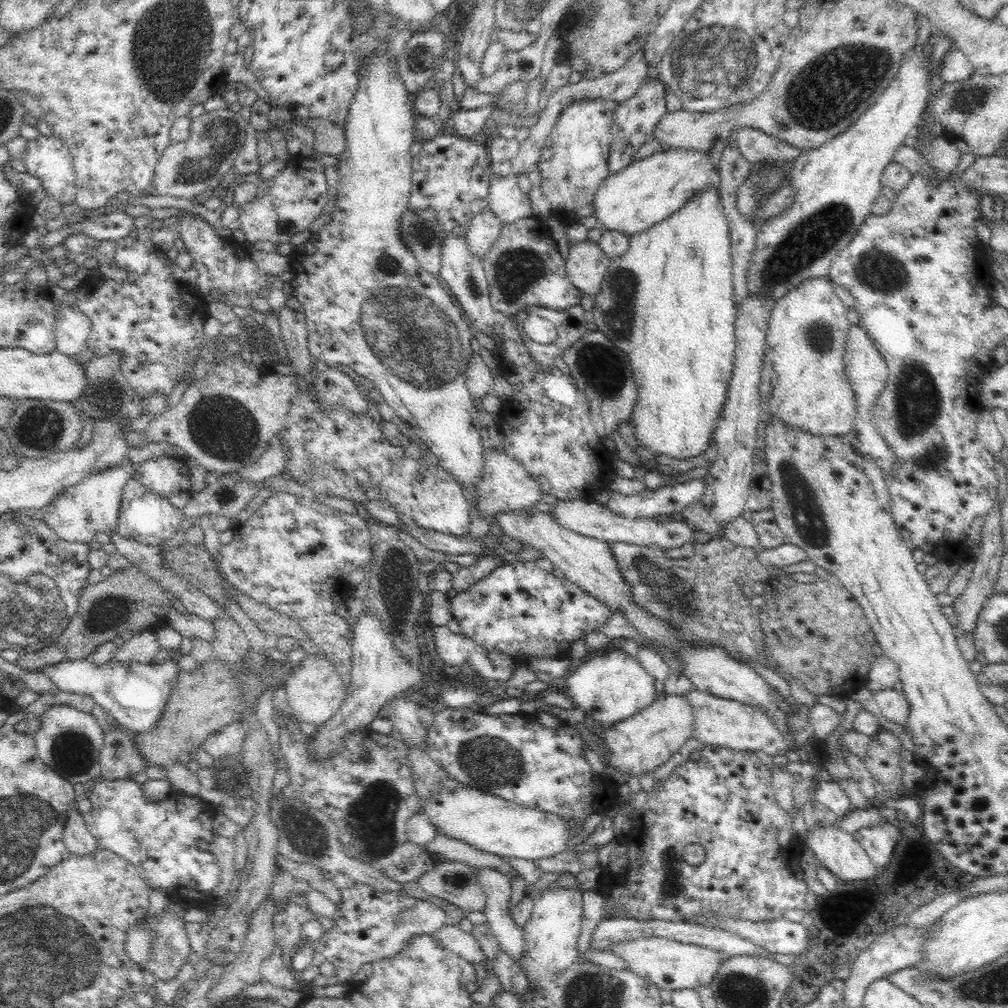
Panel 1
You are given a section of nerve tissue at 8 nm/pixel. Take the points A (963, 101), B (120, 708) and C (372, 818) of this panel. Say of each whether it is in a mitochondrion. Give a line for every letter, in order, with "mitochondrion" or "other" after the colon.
A: mitochondrion
B: other
C: mitochondrion

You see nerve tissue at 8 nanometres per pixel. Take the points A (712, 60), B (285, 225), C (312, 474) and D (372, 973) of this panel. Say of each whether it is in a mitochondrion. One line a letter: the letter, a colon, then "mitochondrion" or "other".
A: mitochondrion
B: mitochondrion
C: mitochondrion
D: other

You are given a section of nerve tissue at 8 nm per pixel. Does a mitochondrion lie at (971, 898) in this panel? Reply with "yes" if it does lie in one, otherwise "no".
no

